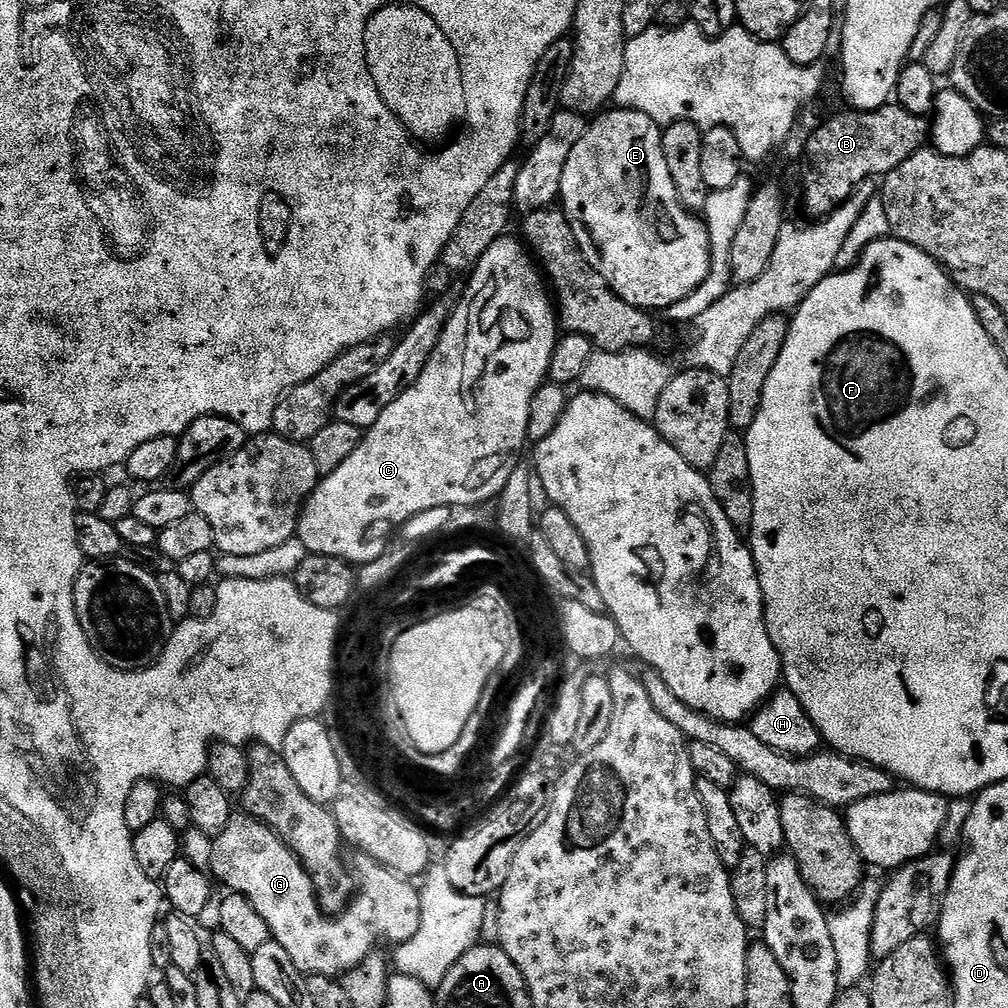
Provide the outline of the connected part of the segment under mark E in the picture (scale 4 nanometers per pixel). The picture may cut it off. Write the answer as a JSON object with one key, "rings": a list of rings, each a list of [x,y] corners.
{"rings":[[[628,108],[611,111],[597,115],[582,134],[582,142],[574,146],[570,162],[562,170],[559,203],[584,256],[606,278],[614,294],[635,308],[663,310],[702,286],[712,265],[710,234],[703,219],[684,208],[674,190],[674,178],[670,178],[666,154],[662,154],[661,125]]]}

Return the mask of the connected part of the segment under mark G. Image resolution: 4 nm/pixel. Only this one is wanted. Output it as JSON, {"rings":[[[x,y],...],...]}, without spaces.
{"rings":[[[233,814],[226,830],[214,837],[213,858],[210,872],[217,881],[225,884],[228,892],[242,894],[262,914],[266,926],[270,926],[272,939],[277,940],[290,954],[290,959],[298,970],[308,976],[343,977],[354,966],[360,964],[379,944],[379,940],[389,940],[392,946],[401,944],[414,936],[422,914],[419,887],[409,877],[401,876],[394,869],[379,862],[369,863],[368,892],[357,891],[343,912],[326,914],[316,901],[316,891],[312,877],[300,864],[298,859],[284,844],[284,839],[272,828],[247,814]]]}

